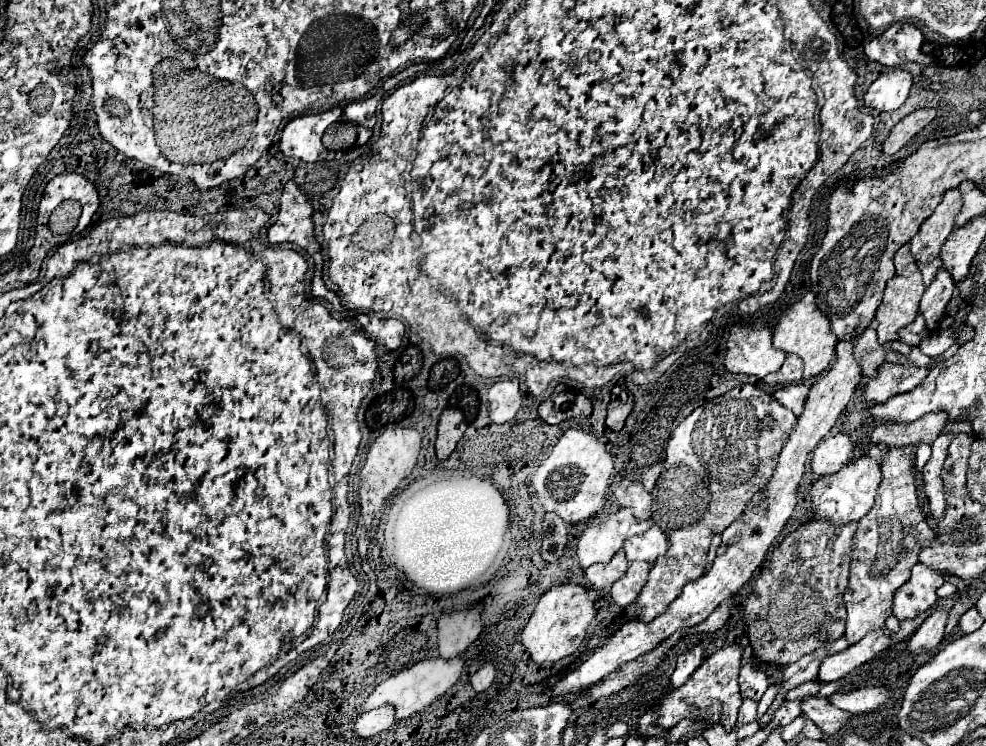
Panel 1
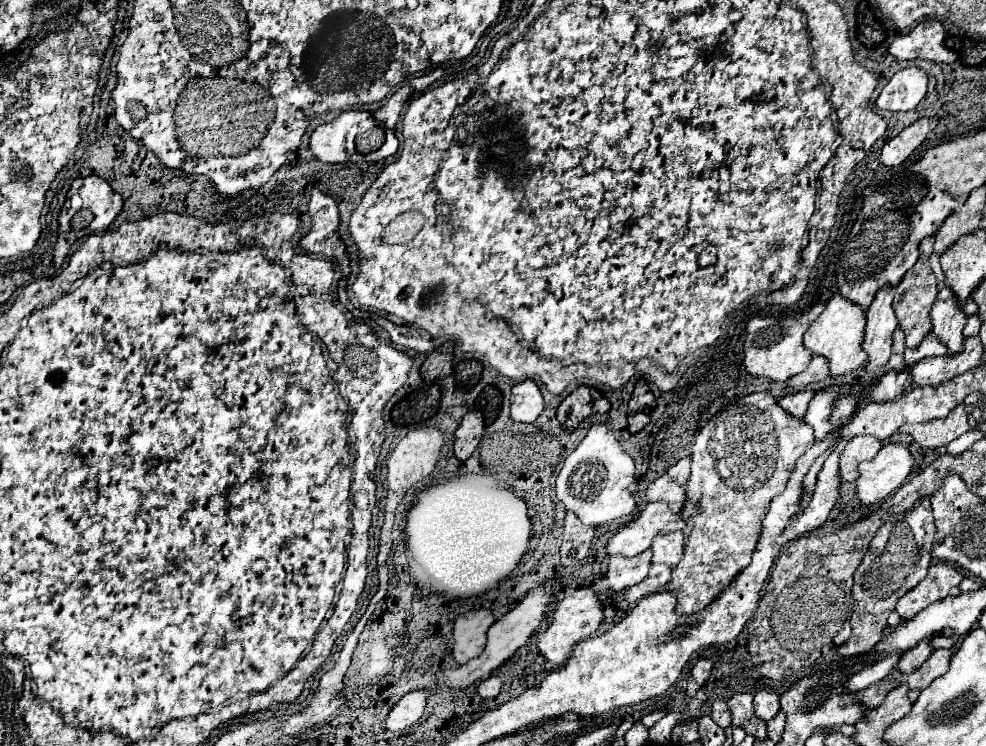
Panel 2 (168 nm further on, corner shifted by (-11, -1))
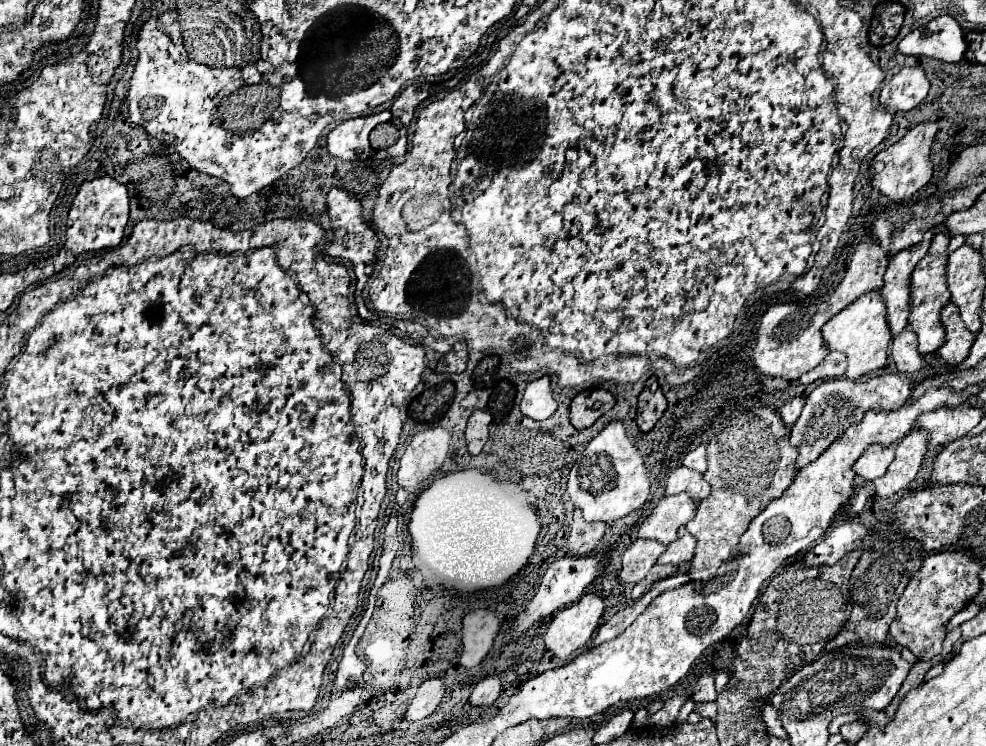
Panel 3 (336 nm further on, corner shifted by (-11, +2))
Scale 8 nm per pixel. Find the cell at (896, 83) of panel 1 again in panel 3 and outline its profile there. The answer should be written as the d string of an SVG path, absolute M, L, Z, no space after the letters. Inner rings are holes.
M920 66L902 68L890 82L884 84L880 92L880 104L888 110L908 112L928 96L928 90L930 82Z

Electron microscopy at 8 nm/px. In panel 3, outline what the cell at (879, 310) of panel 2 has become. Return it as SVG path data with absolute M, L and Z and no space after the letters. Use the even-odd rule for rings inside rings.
M938 224L930 228L924 234L924 240L910 246L908 250L902 250L890 258L888 270L884 274L884 288L880 290L884 294L884 300L888 304L888 322L892 334L900 334L908 324L910 314L910 278L916 268L916 264L926 256L930 242L934 234L944 232L946 226Z

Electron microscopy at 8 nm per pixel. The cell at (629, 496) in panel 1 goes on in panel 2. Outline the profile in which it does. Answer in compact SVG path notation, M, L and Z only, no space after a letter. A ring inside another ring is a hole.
M666 475L652 481L648 485L648 489L644 491L644 497L646 497L646 501L664 501L664 503L668 503L672 513L680 513L682 503L686 499L684 485L678 485L678 483L670 481Z

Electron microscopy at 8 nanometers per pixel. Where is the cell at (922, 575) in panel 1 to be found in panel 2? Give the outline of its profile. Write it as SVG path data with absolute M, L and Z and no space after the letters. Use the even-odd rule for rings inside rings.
M936 563L932 565L932 569L928 569L928 575L924 577L924 581L920 581L920 585L916 585L916 589L912 589L908 595L904 595L898 605L896 611L900 615L900 619L912 619L918 611L922 611L924 607L928 607L934 601L940 601L948 595L958 595L958 583L964 579L964 575L952 567L952 565L944 565L944 563Z

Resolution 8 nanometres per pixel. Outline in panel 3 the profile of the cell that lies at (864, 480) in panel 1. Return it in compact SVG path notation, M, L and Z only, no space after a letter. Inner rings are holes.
M912 430L896 444L896 458L888 466L888 472L882 478L874 480L876 494L880 498L888 498L904 490L916 478L926 456L926 446L926 430Z

